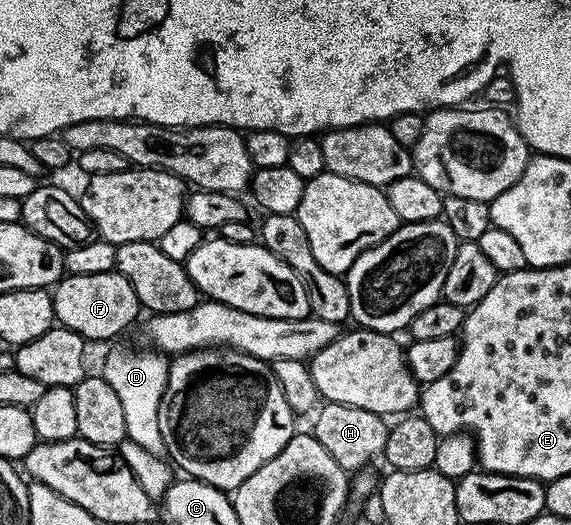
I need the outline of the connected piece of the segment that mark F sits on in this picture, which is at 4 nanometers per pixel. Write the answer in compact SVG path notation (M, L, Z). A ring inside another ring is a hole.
M116 270L104 274L66 274L53 285L54 318L61 327L80 334L87 342L118 336L140 313L136 290Z

